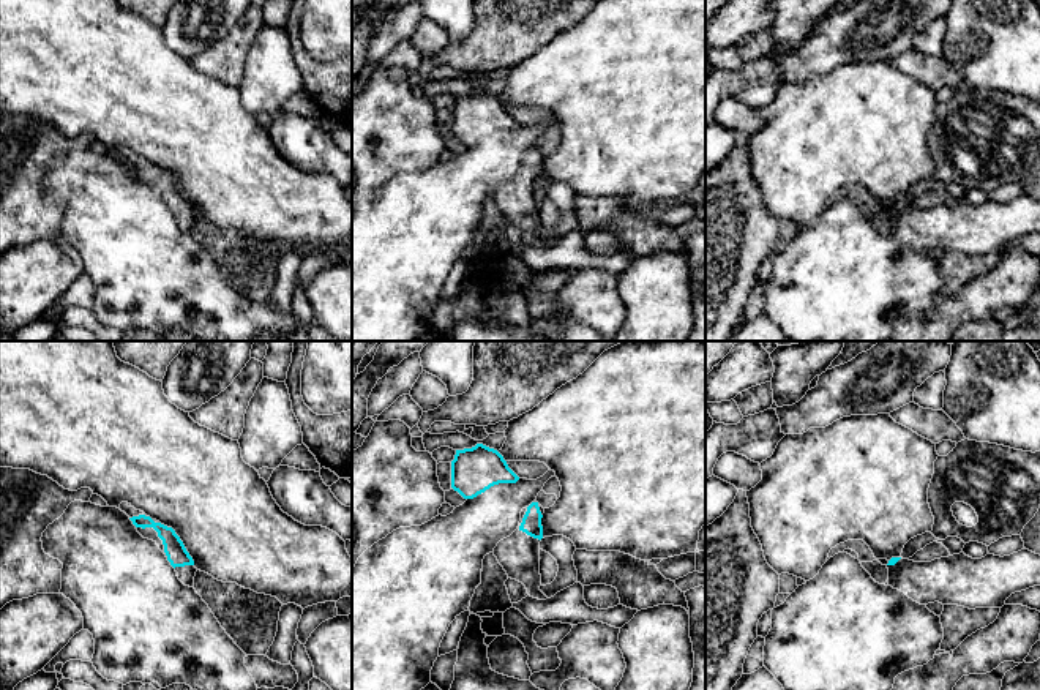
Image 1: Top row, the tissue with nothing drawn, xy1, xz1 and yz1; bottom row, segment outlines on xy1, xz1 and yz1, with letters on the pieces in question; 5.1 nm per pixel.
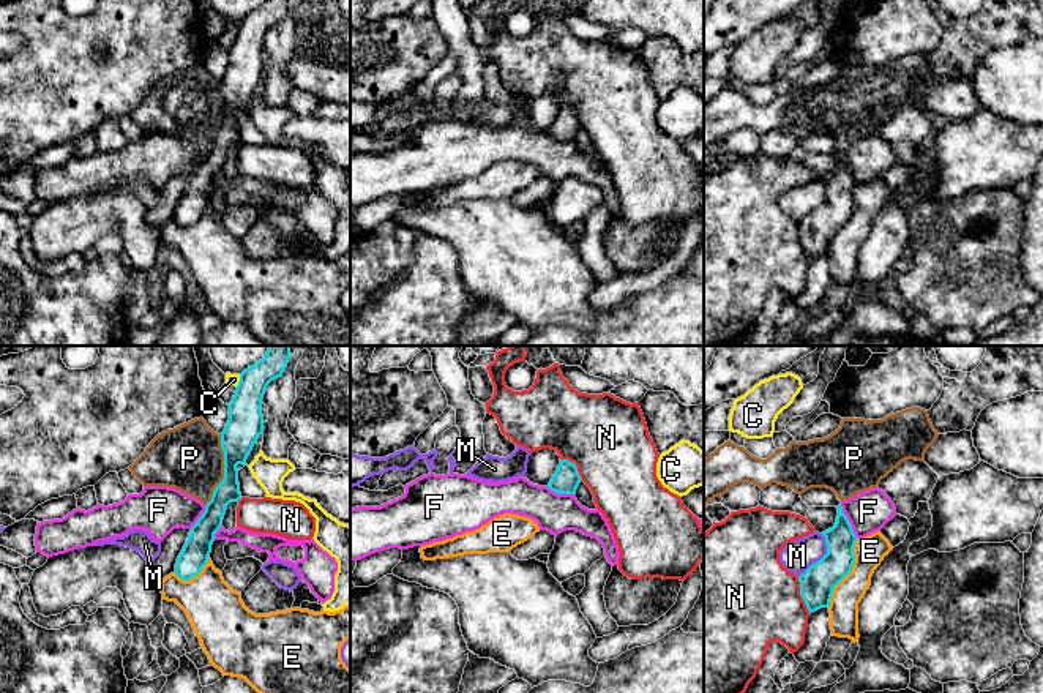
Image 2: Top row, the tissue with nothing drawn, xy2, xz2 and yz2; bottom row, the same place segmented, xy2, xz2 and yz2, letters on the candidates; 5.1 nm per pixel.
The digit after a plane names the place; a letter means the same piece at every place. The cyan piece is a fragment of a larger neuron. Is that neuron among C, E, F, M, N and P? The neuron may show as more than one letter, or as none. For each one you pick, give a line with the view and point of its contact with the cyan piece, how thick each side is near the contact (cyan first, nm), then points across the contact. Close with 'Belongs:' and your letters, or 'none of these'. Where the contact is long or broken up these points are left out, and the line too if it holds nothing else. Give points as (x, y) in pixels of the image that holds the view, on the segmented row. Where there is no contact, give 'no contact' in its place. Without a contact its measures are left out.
Belongs: none of these

